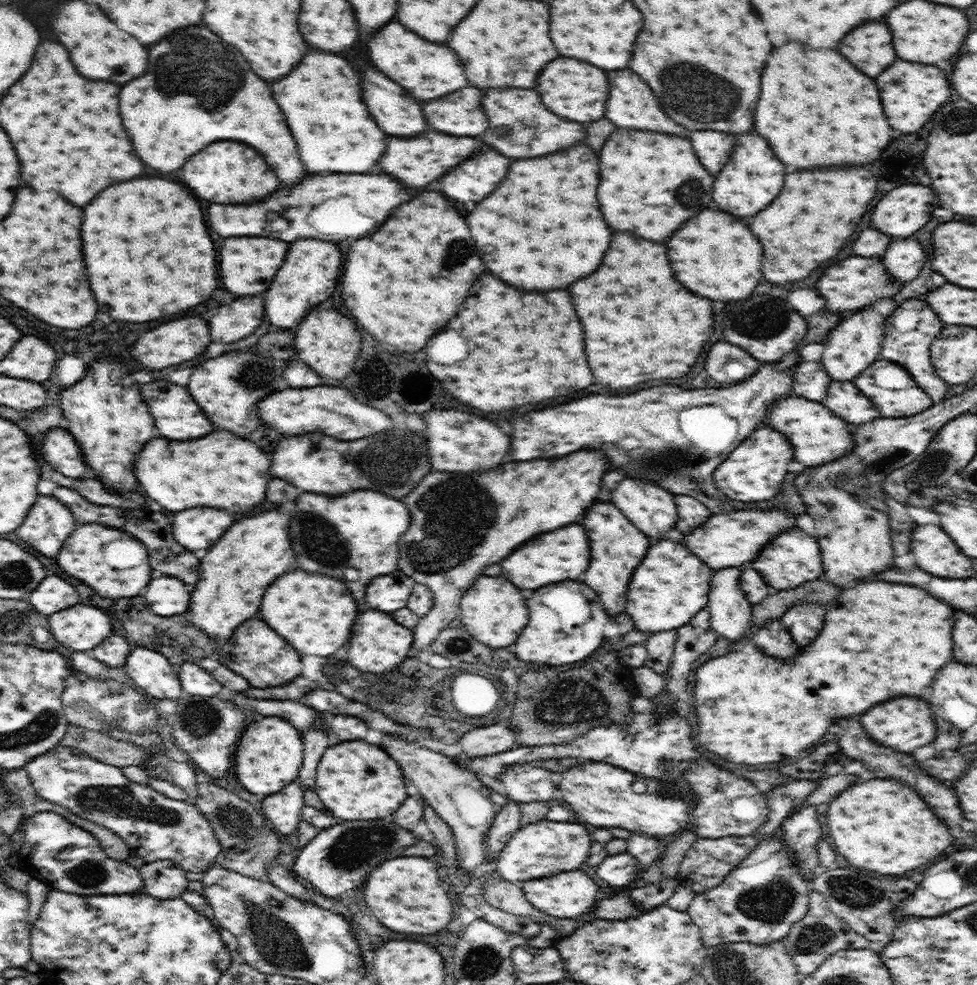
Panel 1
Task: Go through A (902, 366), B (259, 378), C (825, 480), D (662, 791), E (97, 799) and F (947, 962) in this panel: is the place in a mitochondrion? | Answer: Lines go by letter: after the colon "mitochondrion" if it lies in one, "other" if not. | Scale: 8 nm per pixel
A: other
B: mitochondrion
C: mitochondrion
D: mitochondrion
E: mitochondrion
F: other

